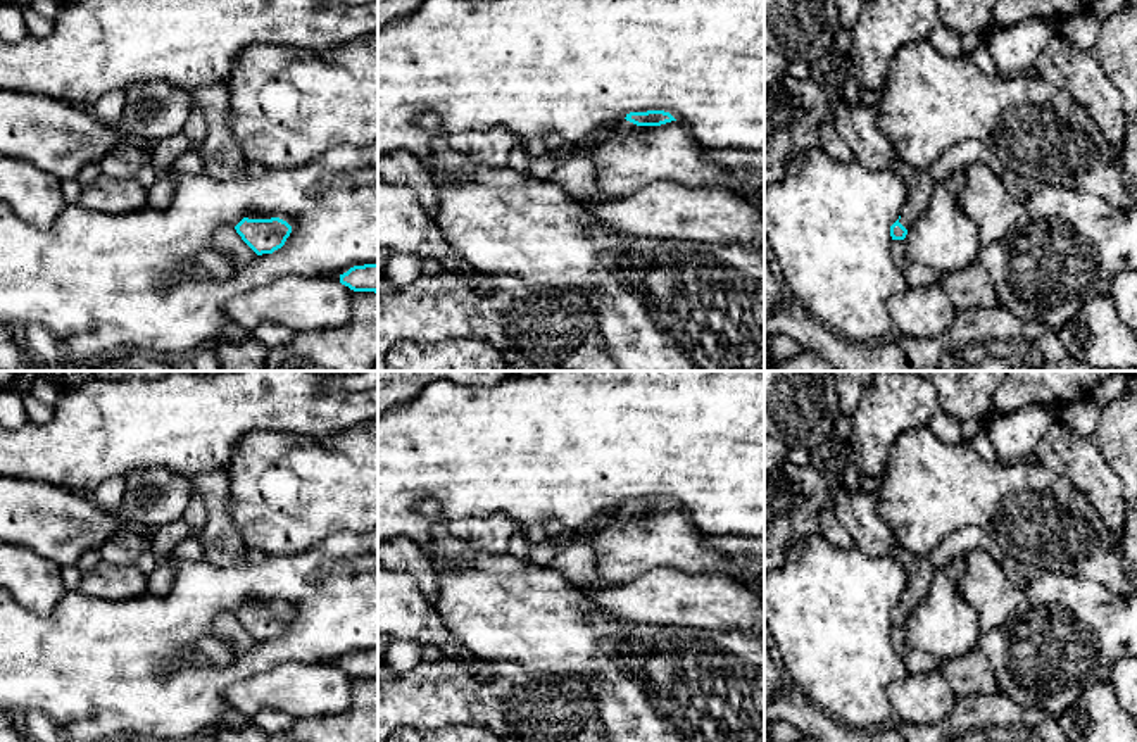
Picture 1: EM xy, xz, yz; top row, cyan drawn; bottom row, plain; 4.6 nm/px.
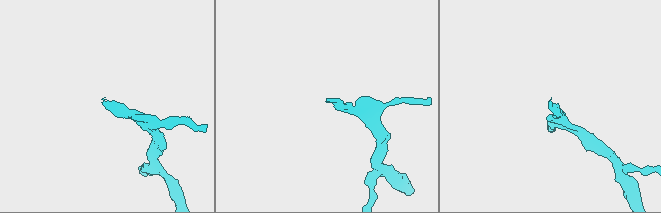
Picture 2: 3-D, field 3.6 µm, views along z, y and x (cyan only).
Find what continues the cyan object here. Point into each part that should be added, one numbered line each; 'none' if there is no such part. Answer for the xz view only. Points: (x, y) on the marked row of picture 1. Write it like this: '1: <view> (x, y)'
1: xz (623, 126)

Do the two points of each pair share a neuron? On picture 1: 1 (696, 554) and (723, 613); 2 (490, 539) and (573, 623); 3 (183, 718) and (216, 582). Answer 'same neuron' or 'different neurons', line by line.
1: different neurons
2: different neurons
3: same neuron

